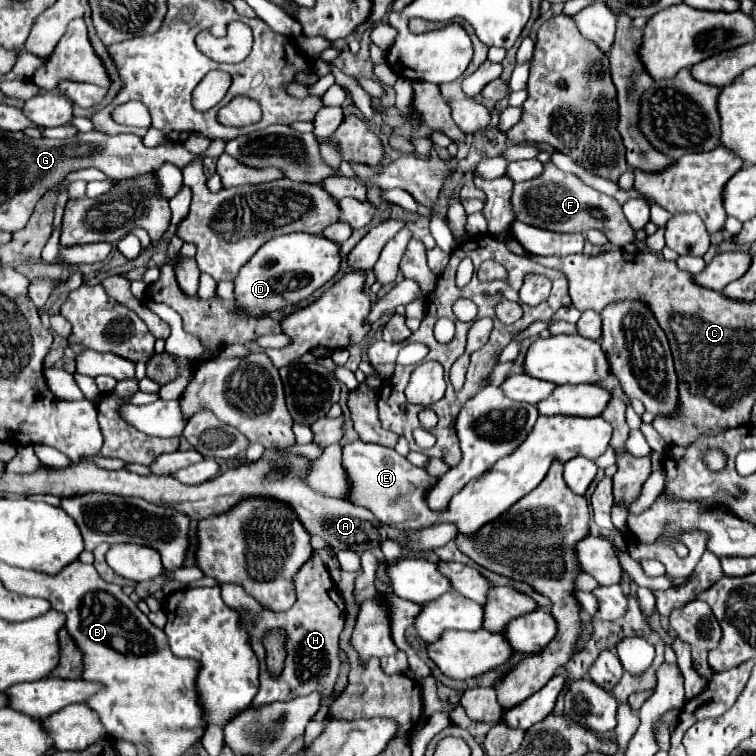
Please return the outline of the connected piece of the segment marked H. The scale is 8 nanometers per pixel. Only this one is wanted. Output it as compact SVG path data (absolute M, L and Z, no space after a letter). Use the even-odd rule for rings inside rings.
M313 552L311 558L299 568L299 572L293 576L293 586L297 600L289 610L273 612L264 608L252 596L245 593L243 586L236 584L223 584L221 596L227 606L243 614L243 618L261 618L255 626L249 630L253 632L253 651L258 657L259 669L259 692L253 698L253 706L269 704L275 700L291 700L295 696L319 692L321 702L329 698L337 698L335 684L341 672L341 648L339 648L339 632L345 622L345 602L337 594L337 586L329 576L327 566L321 562L321 558ZM269 630L283 630L285 632L285 664L279 674L273 674L267 670L265 661L265 649L262 638Z

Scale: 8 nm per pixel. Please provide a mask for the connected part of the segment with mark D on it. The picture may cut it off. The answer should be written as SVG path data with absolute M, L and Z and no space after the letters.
M293 232L277 236L241 268L241 274L235 278L235 302L241 314L267 314L281 310L287 304L297 304L303 298L311 296L317 288L329 282L341 266L339 244L321 236L307 232Z

